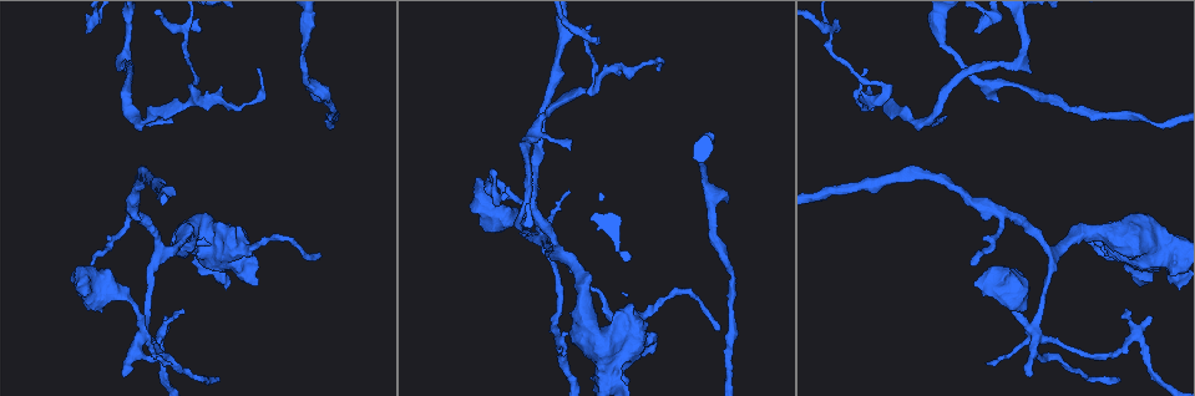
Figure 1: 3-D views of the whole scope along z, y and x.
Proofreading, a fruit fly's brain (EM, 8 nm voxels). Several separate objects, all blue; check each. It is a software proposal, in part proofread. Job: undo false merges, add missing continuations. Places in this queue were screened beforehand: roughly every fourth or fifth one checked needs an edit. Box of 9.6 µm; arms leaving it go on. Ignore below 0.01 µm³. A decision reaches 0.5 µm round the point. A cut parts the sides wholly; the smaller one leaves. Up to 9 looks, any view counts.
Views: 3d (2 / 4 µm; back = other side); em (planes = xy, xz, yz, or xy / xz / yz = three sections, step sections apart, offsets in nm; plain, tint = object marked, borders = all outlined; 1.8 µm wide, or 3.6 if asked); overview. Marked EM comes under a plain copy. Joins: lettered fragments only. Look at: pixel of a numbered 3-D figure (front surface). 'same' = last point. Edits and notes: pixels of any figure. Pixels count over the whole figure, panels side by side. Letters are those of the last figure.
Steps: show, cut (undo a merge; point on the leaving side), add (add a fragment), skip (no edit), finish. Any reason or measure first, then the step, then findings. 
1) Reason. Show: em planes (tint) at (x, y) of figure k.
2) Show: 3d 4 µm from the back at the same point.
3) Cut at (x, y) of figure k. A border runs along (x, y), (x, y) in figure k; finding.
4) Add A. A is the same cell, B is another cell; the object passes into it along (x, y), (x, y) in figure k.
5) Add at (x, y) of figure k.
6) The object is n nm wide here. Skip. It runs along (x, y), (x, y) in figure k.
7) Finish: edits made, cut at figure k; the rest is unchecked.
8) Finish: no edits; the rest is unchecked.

Branch stops here. Show: em 3.6 µm planes (borders) at (528, 236) of figure 1.

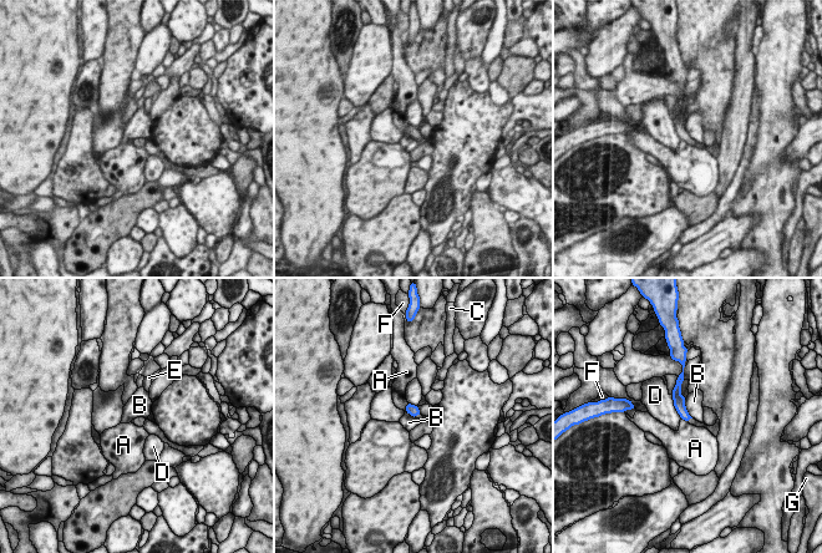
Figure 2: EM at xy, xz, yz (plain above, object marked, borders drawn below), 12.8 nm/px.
The object is 130 nm wide here. Add G. G is the same cell, A, B, C, D, E and F are other cells; the object passes into it along (679, 402), (689, 419), (691, 421) in figure 2; the neuron continues.

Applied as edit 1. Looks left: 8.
Show: overview.

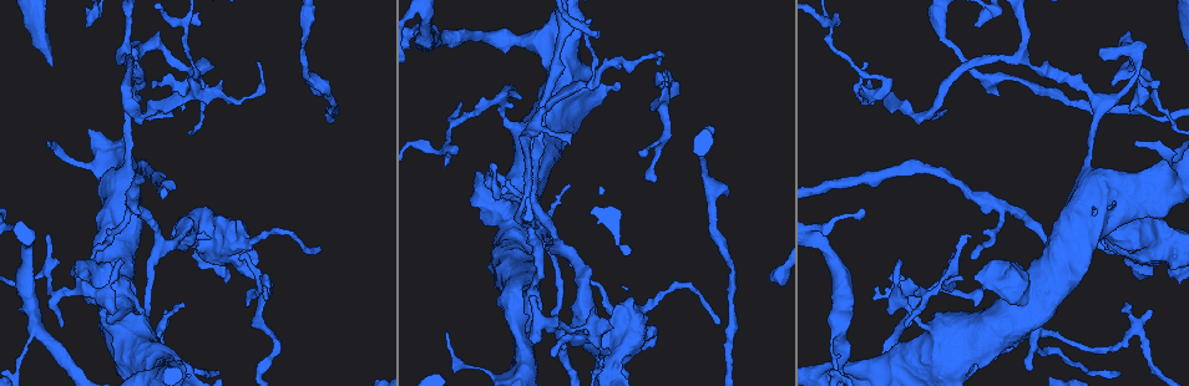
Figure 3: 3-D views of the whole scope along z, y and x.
Thick end. Show: 3d 4 µm at (1148, 277) of figure 3.

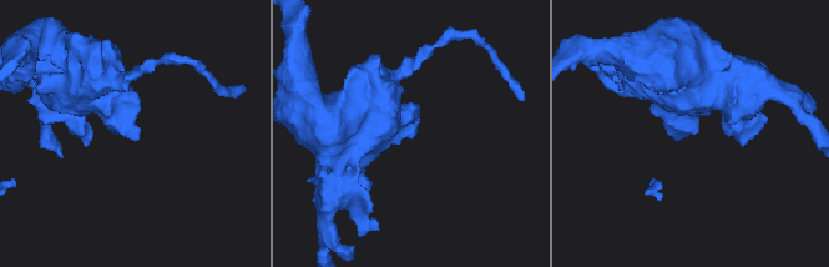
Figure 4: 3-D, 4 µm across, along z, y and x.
Now the EM. Show: em xz step 8 (borders) at (411, 137) of figure 4.

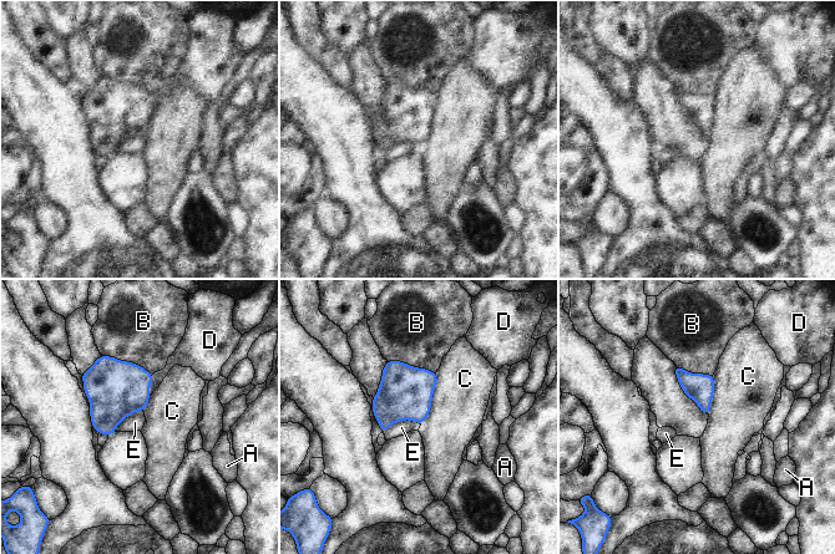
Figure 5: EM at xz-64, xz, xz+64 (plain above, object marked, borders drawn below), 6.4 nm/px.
Skip. A, B, C, D and E are other cells; a border runs along (420, 425), (399, 420), (383, 432) in figure 5; no lettered fragment goes on from it.

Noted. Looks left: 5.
Arms part here. Show: 3d 4 µm at (558, 333) of figure 3.

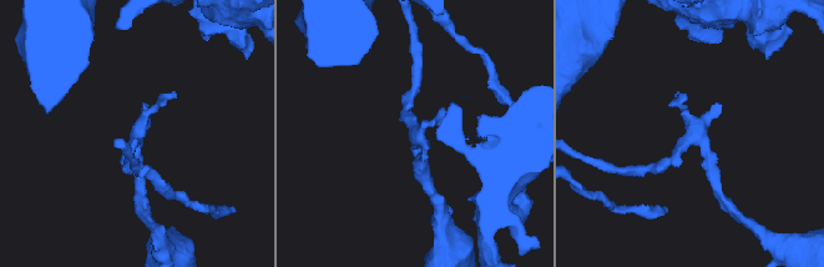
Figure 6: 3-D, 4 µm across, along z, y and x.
Show: em xz step 16 (tint) at (692, 140) of figure 6.

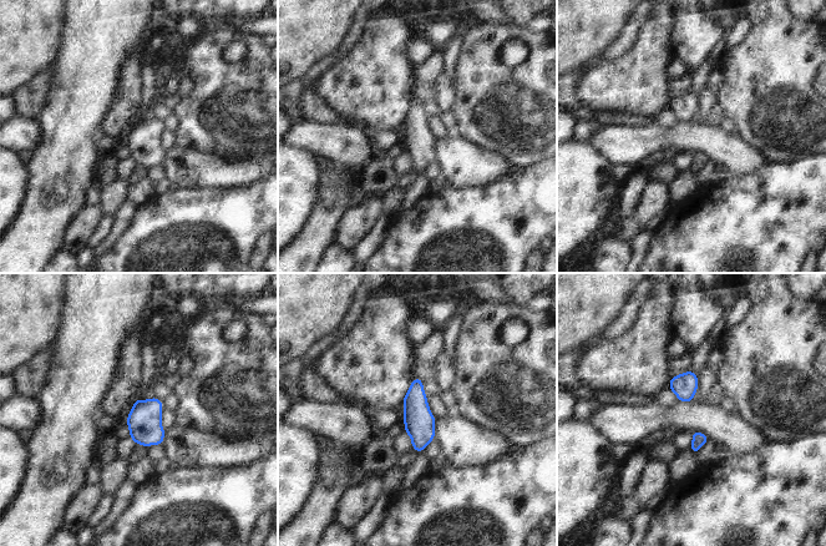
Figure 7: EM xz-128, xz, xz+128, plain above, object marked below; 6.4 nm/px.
Show: em planes (borders) at the same point.

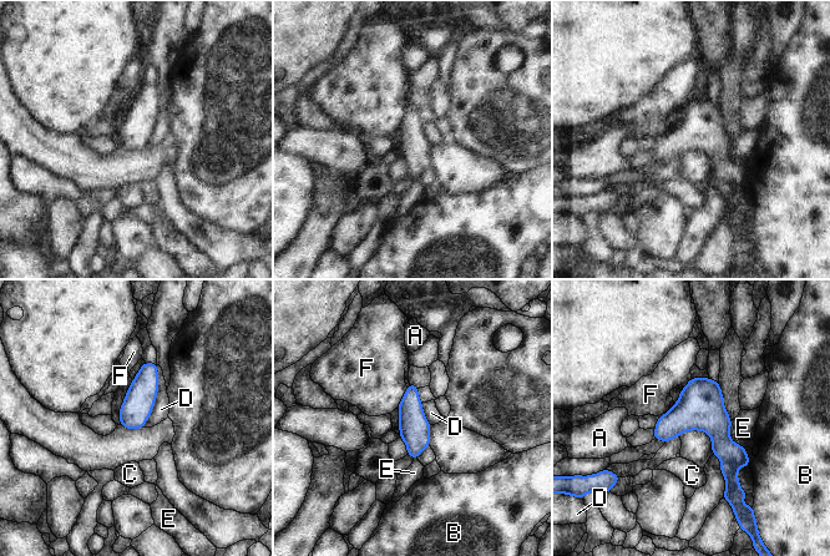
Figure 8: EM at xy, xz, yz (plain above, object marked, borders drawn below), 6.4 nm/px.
Skip. A, B, C, D, E and F are other cells; one neuron here.

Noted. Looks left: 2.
Free end. Show: 3d 2 µm at (238, 259) of figure 3.

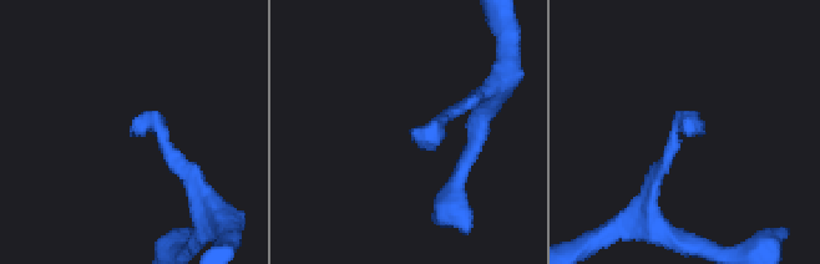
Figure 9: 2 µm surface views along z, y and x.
Now the EM. Show: em 3.6 µm planes (borders) at (690, 131) of figure 9.

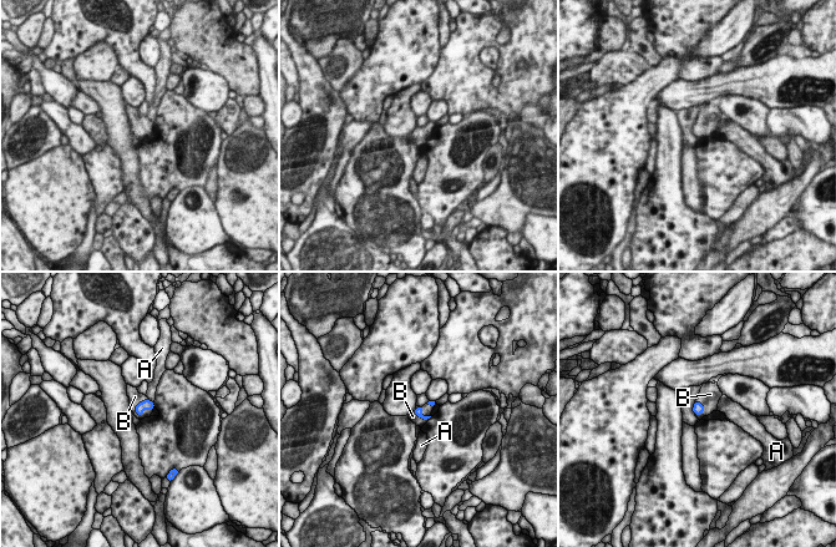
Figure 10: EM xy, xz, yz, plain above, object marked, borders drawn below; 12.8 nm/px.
The object is 100 nm wide here. Add B. B is the same cell, A is another cell; the neuron continues.

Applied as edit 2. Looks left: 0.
Finish: edits made, add at figure 2, add at figure 10; the rest is unchecked.

